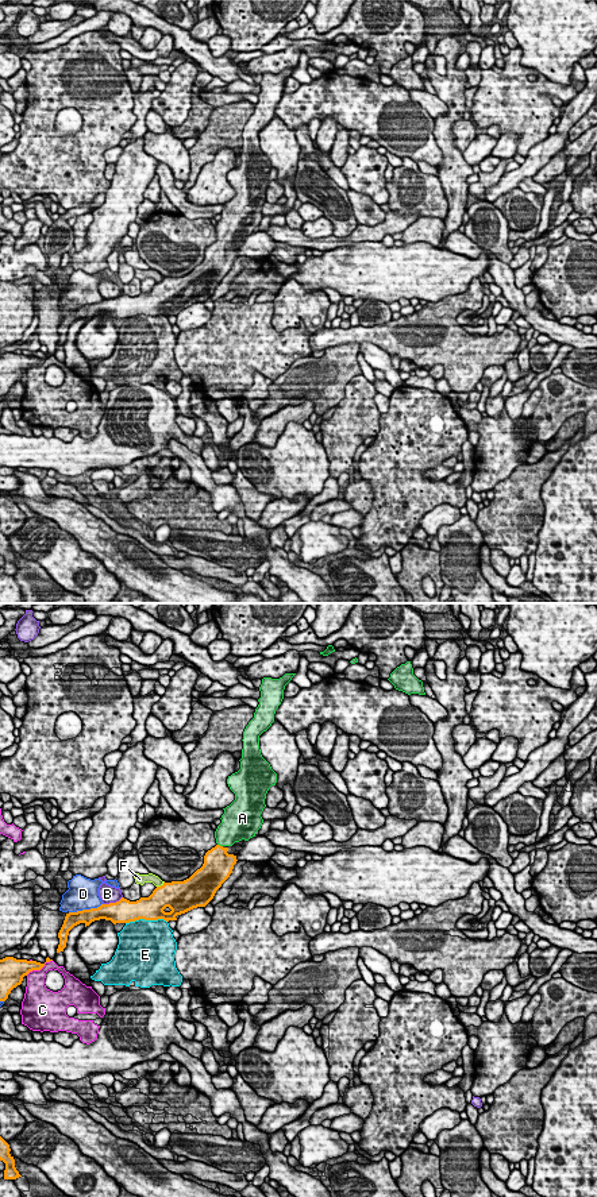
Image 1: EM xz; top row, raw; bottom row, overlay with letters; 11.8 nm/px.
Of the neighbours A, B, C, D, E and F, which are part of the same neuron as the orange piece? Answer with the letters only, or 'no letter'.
A

